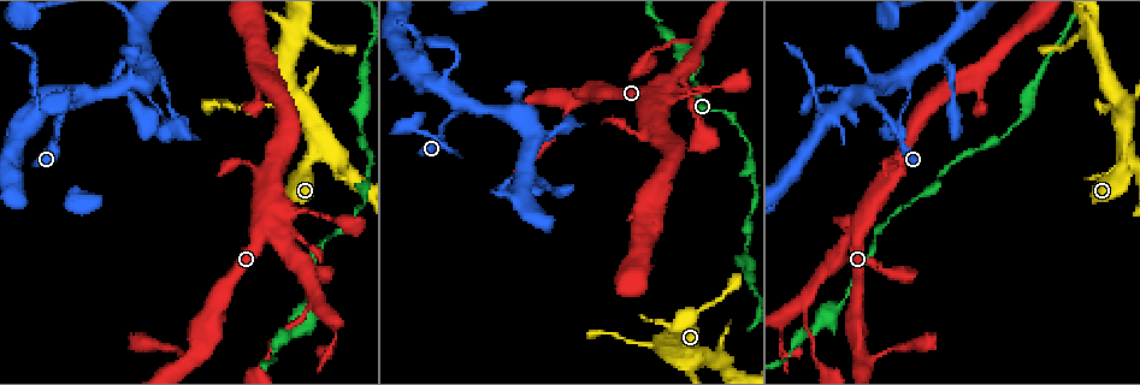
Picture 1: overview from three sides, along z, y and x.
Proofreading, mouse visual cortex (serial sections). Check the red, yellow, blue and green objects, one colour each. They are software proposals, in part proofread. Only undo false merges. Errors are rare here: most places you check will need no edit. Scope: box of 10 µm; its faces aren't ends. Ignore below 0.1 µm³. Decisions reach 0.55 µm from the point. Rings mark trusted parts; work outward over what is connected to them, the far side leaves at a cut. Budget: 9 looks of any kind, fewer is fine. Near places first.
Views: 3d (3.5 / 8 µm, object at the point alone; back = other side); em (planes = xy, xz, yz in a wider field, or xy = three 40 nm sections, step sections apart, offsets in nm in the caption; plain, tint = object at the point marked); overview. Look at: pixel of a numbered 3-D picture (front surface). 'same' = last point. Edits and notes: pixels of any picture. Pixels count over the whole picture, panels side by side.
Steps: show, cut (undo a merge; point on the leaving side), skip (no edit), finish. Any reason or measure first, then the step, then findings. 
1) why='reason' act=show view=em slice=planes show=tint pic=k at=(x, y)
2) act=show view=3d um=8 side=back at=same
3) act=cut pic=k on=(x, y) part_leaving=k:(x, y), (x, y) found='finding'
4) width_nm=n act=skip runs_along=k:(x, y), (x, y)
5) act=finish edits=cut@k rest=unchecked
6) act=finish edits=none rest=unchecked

why='looks like a crossing' act=show view=3d um=3.5 pic=1 at=(268, 216)

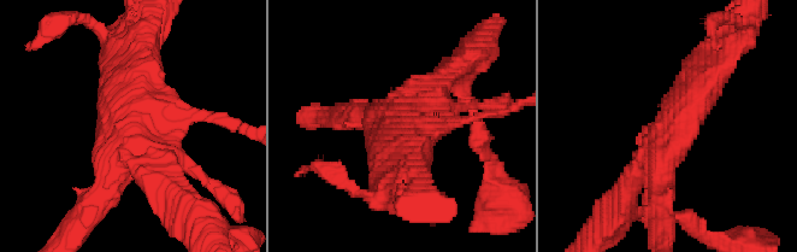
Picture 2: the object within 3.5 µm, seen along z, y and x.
why='need the tissue' act=show view=em slice=planes show=tint pic=2 at=(671, 129)

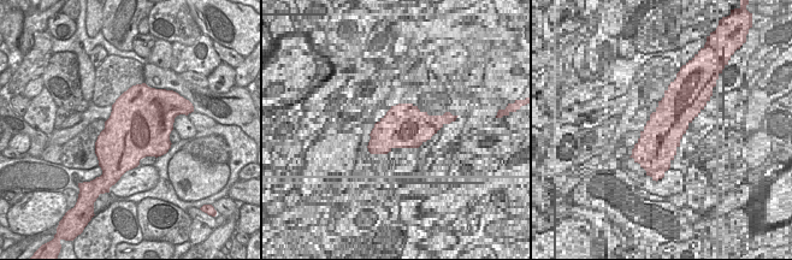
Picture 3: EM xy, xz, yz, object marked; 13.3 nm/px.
act=skip runs_along=2:(87, 214), (131, 147), (135, 76) found='one cell here'

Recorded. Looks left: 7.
why='sharp bend' act=show view=3d um=3.5 side=back pic=1 at=(544, 138)

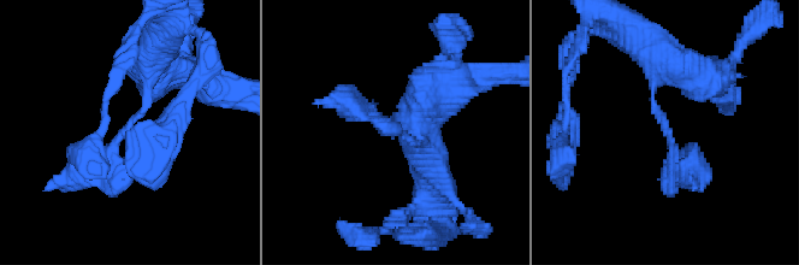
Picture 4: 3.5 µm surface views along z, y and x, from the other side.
act=show view=em slice=planes show=tint pic=4 at=(119, 137)

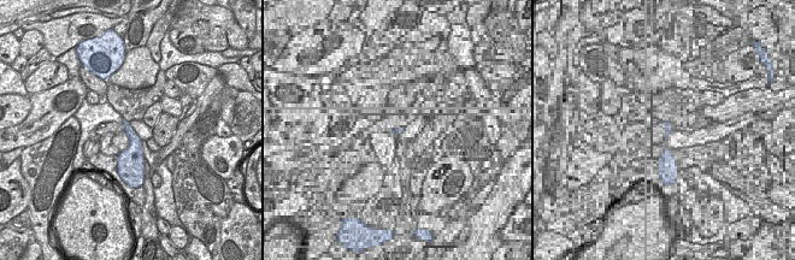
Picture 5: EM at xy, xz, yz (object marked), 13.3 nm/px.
act=skip runs_along=4:(148, 62), (148, 102), (63, 183) found='all the same cell'

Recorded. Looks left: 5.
why='branch point' act=show view=3d um=3.5 pic=1 at=(1123, 153)

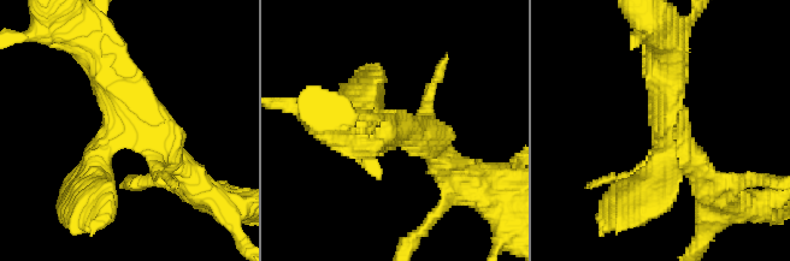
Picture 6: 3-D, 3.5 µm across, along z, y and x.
why='now the EM' act=show view=em slice=xy step=2 show=tint pic=6 at=(663, 136)

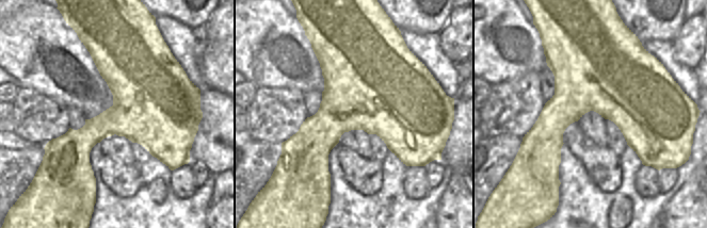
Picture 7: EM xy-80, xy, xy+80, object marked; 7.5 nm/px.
why='cut it another way' act=show view=em slice=xy step=3 show=tint at=same

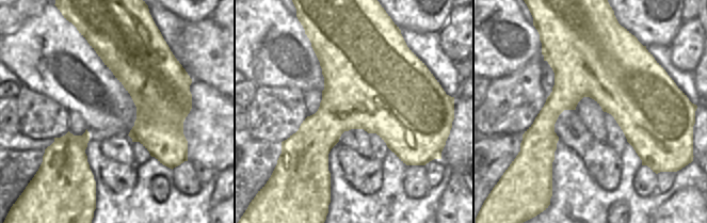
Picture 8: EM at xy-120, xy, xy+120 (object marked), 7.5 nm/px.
act=skip runs_along=8:(96, 46), (160, 104), (163, 160) found='continuous, no second cell'

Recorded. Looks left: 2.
act=finish edits=none rest=unchecked

